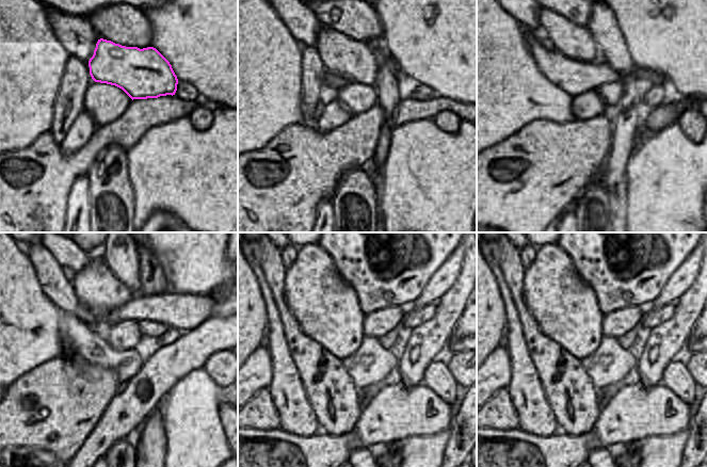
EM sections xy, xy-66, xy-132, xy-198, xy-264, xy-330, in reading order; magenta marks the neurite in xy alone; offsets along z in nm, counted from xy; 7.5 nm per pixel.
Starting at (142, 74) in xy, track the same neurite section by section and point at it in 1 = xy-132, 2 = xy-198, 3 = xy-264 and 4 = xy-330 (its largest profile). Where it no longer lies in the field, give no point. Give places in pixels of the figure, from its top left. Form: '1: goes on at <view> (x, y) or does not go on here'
1: goes on at xy-132 (577, 43)
2: goes on at xy-198 (96, 289)
3: goes on at xy-264 (326, 307)
4: goes on at xy-330 (565, 307)

